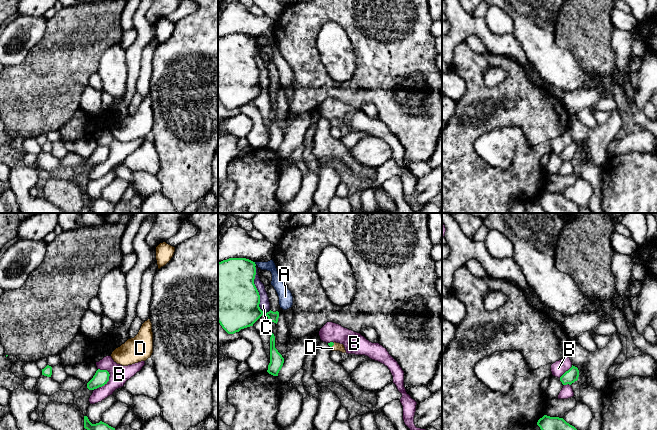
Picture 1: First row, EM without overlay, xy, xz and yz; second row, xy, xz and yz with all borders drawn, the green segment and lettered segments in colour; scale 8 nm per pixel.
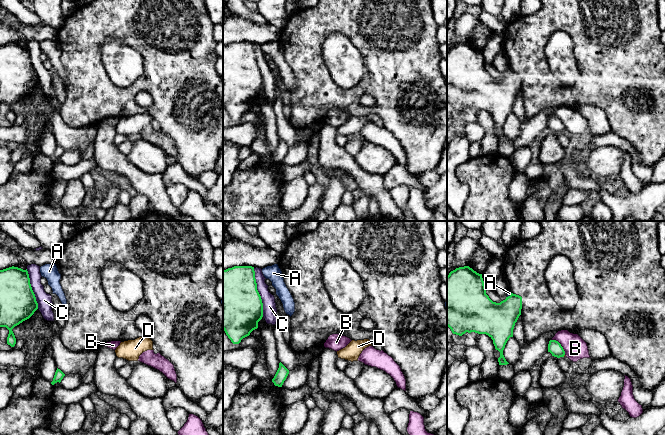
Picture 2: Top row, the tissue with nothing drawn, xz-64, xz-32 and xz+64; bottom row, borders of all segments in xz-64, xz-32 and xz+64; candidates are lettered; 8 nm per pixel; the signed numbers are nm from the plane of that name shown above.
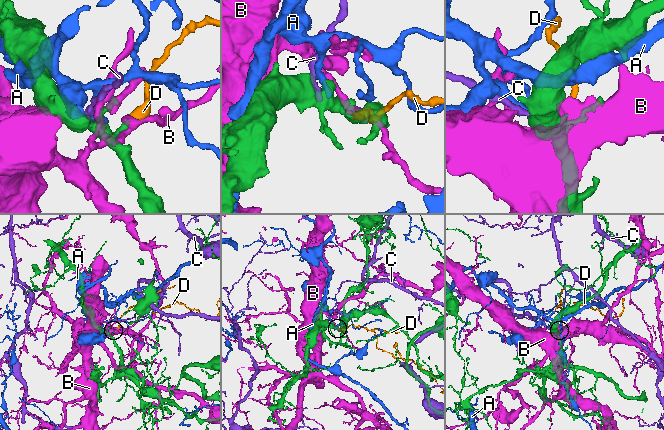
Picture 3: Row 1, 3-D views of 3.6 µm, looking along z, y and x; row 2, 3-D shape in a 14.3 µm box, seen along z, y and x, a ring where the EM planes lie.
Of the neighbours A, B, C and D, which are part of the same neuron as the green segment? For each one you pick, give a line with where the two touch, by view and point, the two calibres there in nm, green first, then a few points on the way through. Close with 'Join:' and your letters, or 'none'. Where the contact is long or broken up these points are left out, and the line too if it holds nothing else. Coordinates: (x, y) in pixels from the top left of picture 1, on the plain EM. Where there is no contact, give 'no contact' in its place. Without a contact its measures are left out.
D: meets green in xz at (333, 120); 40 nm thick on the green side, 60 nm on the other; runs through xz (330, 120), (333, 120), (337, 122)
Join: D

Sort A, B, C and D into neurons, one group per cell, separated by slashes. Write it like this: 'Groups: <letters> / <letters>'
Groups: A / B / C / D

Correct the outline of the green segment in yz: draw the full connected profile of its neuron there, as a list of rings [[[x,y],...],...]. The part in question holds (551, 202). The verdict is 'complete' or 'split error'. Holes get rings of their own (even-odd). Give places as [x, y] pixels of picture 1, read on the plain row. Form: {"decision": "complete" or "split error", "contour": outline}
{"decision": "complete", "contour": [[[544,191],[537,201],[545,213],[579,213],[579,207],[563,194]]]}

